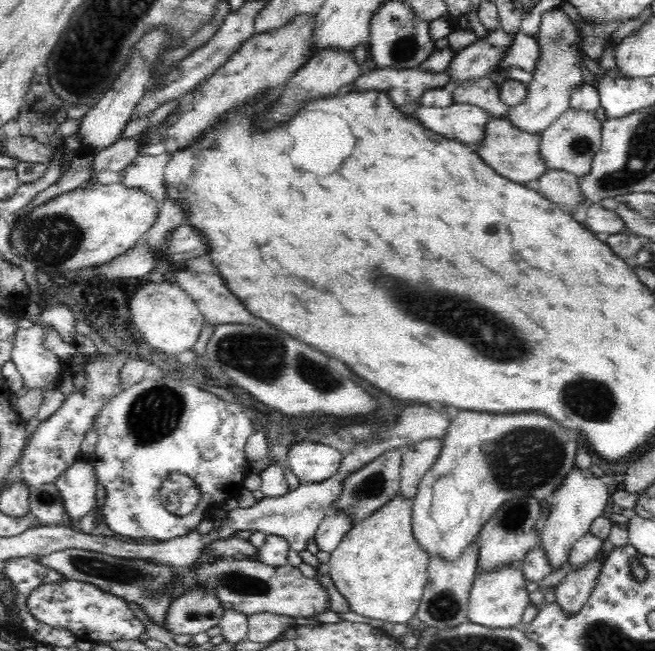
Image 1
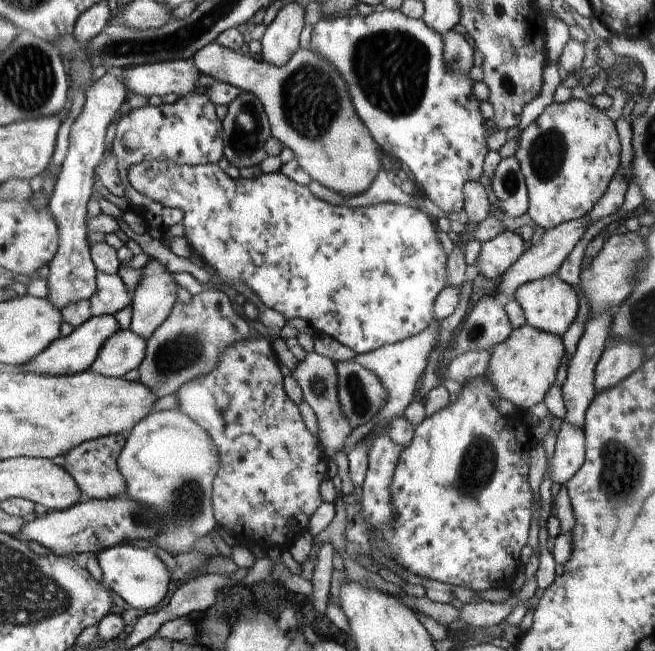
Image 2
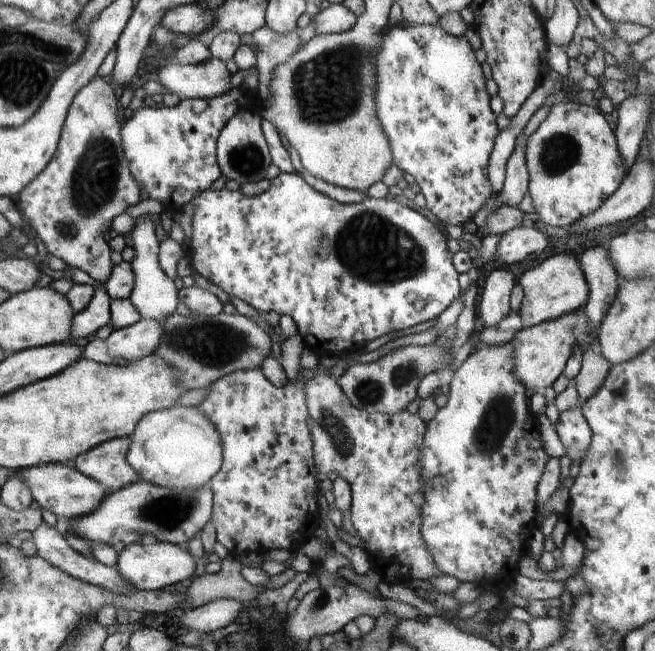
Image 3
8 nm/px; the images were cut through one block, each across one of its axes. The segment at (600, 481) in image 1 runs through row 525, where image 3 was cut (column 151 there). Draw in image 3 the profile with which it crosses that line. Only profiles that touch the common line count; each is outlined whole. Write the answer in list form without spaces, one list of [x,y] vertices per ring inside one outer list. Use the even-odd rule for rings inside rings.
[[[157,541],[156,544],[133,543],[124,547],[118,555],[115,569],[138,591],[163,590],[165,586],[192,578],[196,560],[184,546]]]

